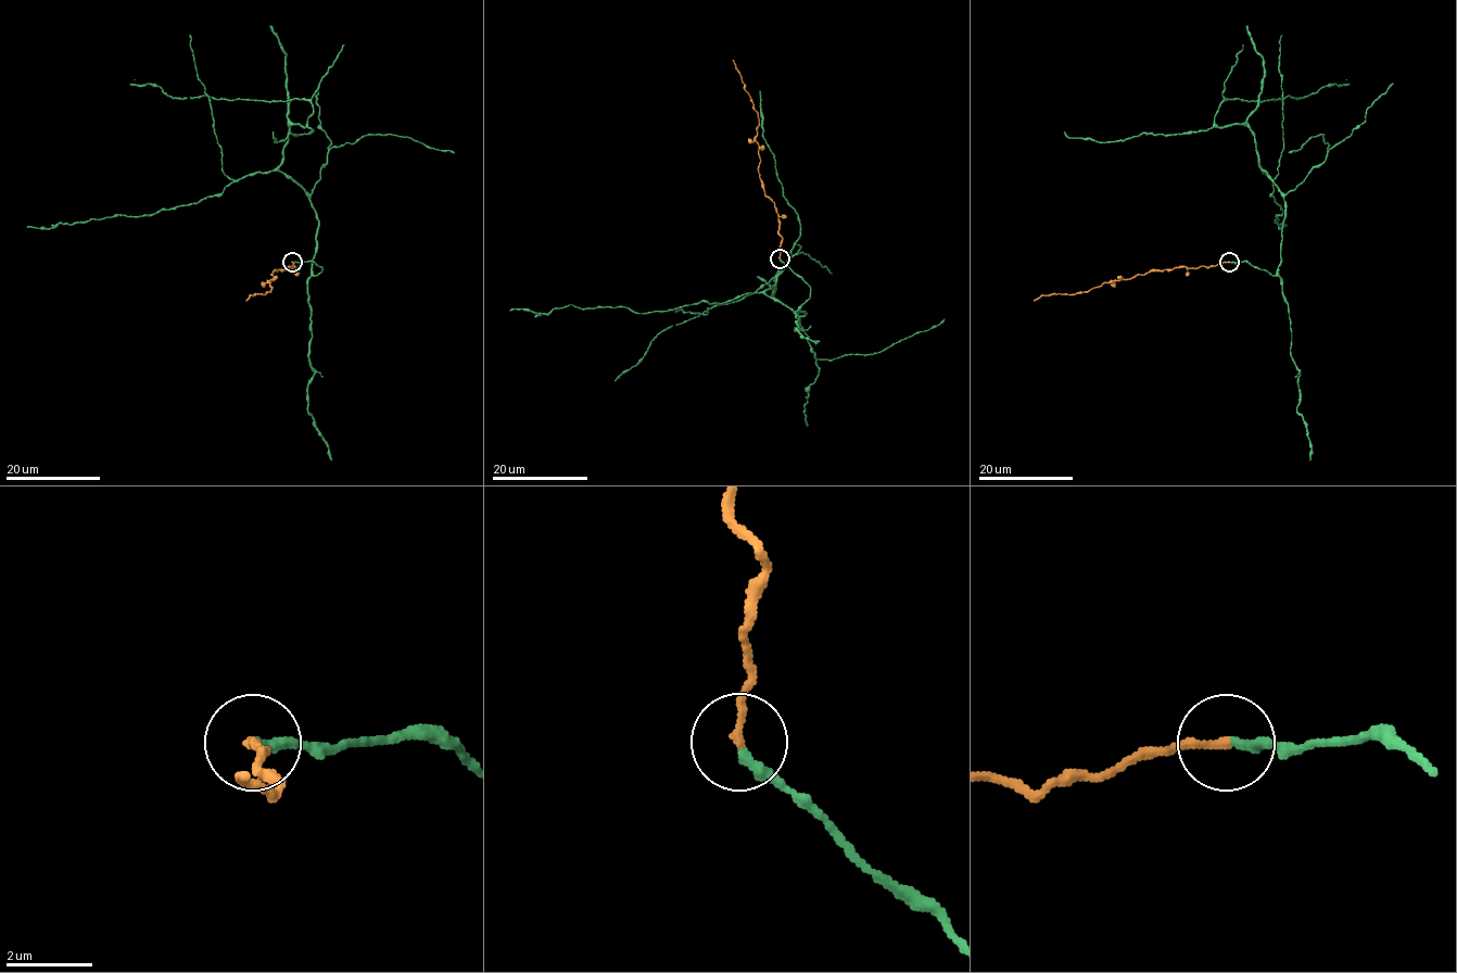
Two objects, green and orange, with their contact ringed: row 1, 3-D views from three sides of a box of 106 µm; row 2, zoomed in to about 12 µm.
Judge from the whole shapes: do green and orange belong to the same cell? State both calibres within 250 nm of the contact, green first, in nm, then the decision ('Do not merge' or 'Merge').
Thickness 260 nm (green) against 200 nm. Merge

